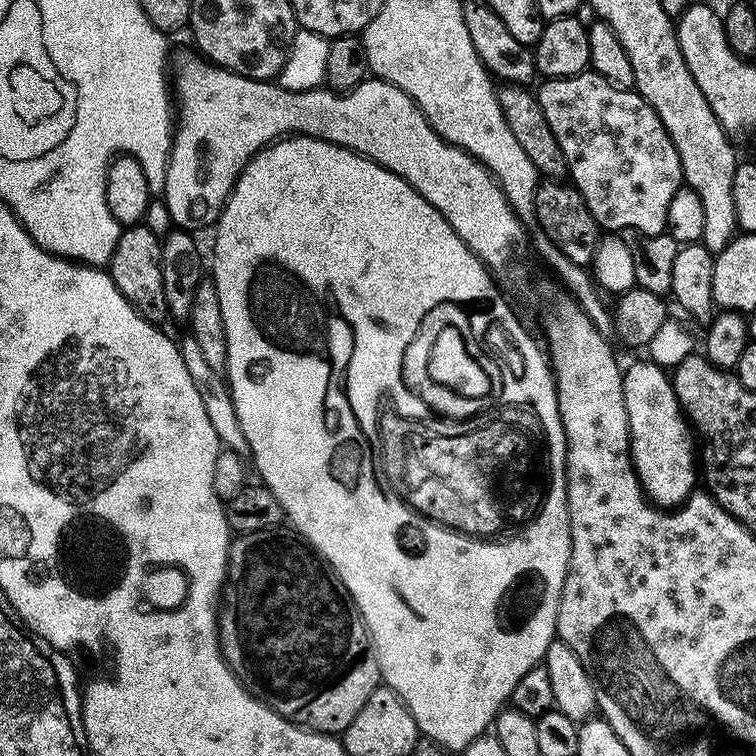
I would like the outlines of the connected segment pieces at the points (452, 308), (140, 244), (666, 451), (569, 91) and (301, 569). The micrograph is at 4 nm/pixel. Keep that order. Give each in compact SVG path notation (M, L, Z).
M440 303L434 307L433 310L427 312L426 317L417 322L414 329L414 336L409 337L408 344L405 344L403 352L401 352L401 392L409 391L411 387L414 389L416 395L424 398L423 405L425 407L427 423L449 424L451 427L459 427L463 425L464 407L466 401L462 392L446 392L444 388L438 388L428 384L424 378L424 368L426 368L426 360L432 360L434 356L434 348L438 344L438 338L442 336L444 330L454 328L458 334L463 334L462 311L460 311L460 304Z
M141 222L125 227L121 231L118 242L114 246L114 254L108 260L106 265L107 271L112 277L114 286L118 286L120 293L126 298L126 302L130 302L130 306L134 306L134 310L142 318L146 318L152 324L160 326L165 322L164 319L169 319L170 313L166 306L166 286L162 286L162 254L160 253L161 237L155 236L150 229L147 228L147 223Z
M643 358L637 364L623 369L624 401L626 402L628 429L631 432L632 461L636 467L636 475L640 477L641 487L651 501L660 508L676 508L683 505L695 489L694 482L698 476L694 474L694 446L696 442L687 424L680 403L672 388L669 373L651 359Z
M591 70L570 78L545 79L543 83L540 89L535 89L536 100L541 104L546 122L565 155L571 183L582 194L590 214L594 214L601 229L612 234L623 233L623 228L628 228L643 236L665 235L668 227L666 210L670 210L674 194L684 184L684 171L678 150L674 150L674 142L656 111L641 98L639 92L616 88Z
M267 528L257 532L241 532L229 543L228 566L224 577L222 599L218 604L216 627L220 641L220 654L224 657L224 662L228 665L232 675L240 681L243 691L255 696L257 700L267 704L282 718L291 720L293 724L298 724L301 728L325 734L343 734L346 726L354 722L358 710L366 706L366 698L370 698L370 694L374 694L374 690L381 687L382 677L378 658L370 647L370 637L356 610L356 605L352 603L352 596L340 583L335 572L309 546L302 546L299 538L291 531Z

